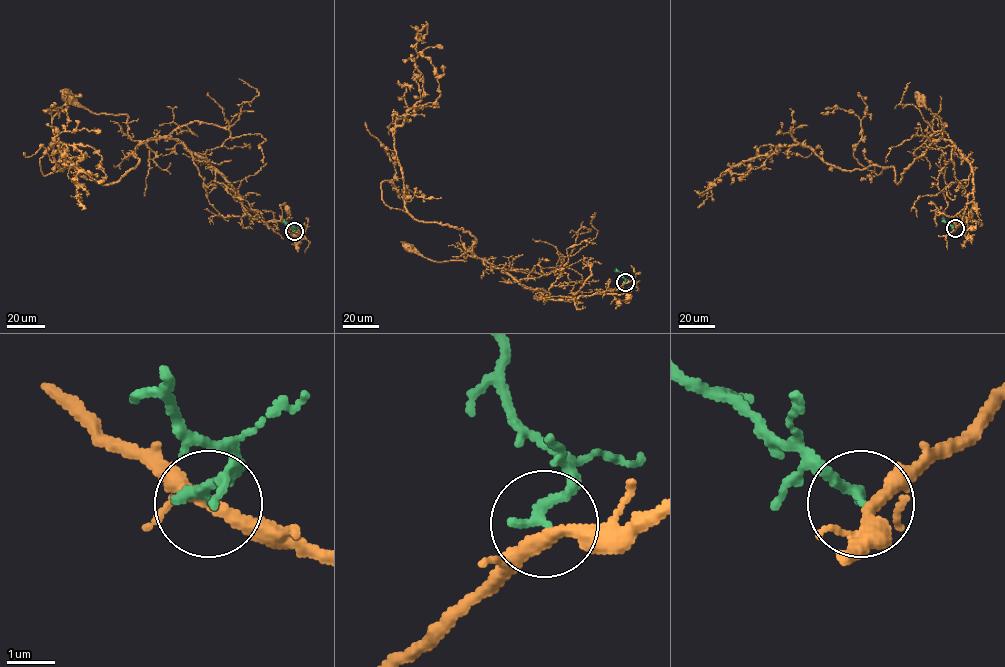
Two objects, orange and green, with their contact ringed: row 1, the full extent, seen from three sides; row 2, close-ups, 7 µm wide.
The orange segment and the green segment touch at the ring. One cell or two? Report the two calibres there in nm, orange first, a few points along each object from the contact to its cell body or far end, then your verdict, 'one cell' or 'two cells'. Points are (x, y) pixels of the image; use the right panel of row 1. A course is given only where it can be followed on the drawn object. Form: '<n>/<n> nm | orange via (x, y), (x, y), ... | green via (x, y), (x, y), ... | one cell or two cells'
240/260 nm | orange via (955, 229), (968, 218), (972, 207), (971, 166), (948, 140), (928, 140), (926, 128), (935, 115), (921, 100) | green via (955, 229), (943, 218) | two cells

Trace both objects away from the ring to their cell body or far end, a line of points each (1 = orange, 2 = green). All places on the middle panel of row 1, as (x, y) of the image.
1: (625, 282), (616, 290), (553, 300), (479, 258), (465, 253), (464, 261), (432, 261), (405, 248)
2: (625, 282), (623, 275), (616, 270)

